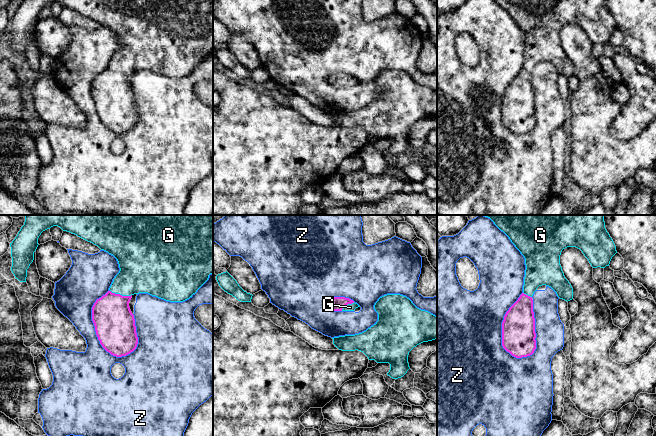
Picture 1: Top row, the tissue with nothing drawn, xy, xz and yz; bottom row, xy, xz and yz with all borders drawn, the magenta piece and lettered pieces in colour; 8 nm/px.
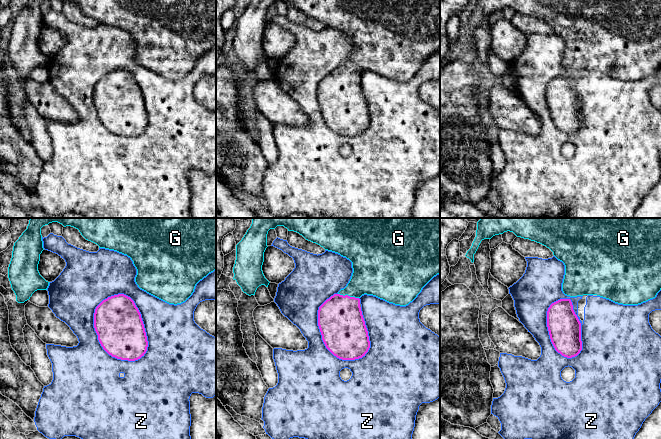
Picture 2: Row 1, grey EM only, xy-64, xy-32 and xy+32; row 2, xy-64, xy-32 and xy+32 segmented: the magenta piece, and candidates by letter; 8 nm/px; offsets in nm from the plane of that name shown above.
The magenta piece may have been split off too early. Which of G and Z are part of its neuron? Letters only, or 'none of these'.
G

